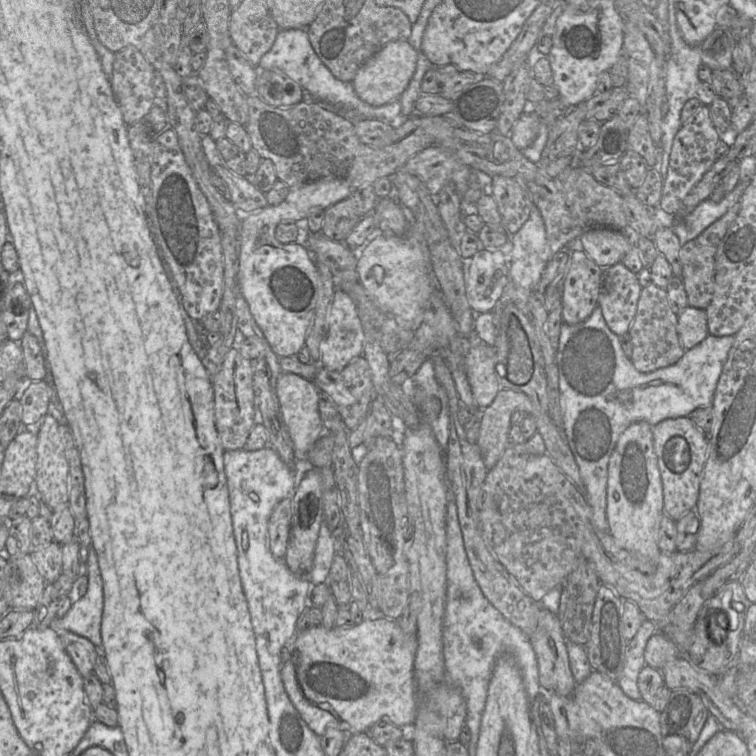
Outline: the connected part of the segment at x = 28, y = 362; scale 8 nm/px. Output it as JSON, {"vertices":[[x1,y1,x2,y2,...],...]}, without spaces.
{"vertices":[[26,331,20,342,23,351,24,376,28,381,45,380,51,383,48,363,36,337]]}

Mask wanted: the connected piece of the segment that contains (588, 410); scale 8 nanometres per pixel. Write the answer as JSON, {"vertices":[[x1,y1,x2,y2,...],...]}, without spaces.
{"vertices":[[599,306,595,307,586,320,578,324,562,323,556,352,562,410,561,430,579,468,584,494,591,507,593,524,597,529,608,531,606,515,608,464,621,434,635,422,644,421,654,427,665,419,689,417,695,409,711,406,717,382,734,338,732,335,718,337,709,334,700,344,686,350,675,364,642,373,635,369,630,358,623,352,619,336,609,329]]}

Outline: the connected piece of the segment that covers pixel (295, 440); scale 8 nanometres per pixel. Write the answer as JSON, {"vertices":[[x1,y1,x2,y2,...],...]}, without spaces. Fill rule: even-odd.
{"vertices":[[282,372,277,379,276,394,283,422,293,444,295,458,299,462,306,462,310,449,325,432,318,408,319,391,313,381,297,374]]}

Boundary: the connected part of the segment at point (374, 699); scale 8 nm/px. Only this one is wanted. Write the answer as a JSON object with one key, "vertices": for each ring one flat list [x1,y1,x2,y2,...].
{"vertices":[[380,618,372,621,362,621,351,628,333,627,326,629,322,626,296,633,292,642,294,650,290,661,281,667,281,677,285,690,308,727,319,737,323,736,329,727,338,728,348,735,367,732,374,724,388,721,398,727,412,726,419,708,419,696,414,681,414,660,418,647,416,636,405,636,398,621,394,618]]}

